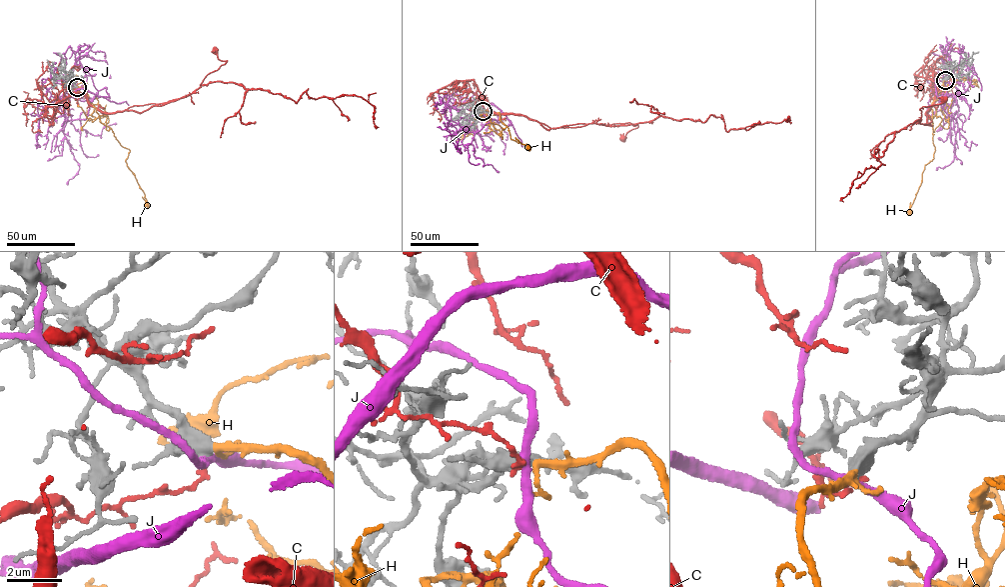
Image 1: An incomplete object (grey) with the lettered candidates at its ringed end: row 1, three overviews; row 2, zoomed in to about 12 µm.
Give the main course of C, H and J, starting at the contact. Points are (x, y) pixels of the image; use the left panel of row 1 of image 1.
C: (76, 87), (64, 92), (63, 102), (69, 89), (103, 112), (167, 102), (192, 94), (225, 63), (215, 51)
H: (77, 87), (86, 91), (99, 120), (112, 130), (119, 143), (129, 149), (125, 161), (144, 194), (147, 208)
J: (77, 87), (86, 93), (89, 110), (85, 119), (68, 120), (63, 129), (79, 168), (67, 184)

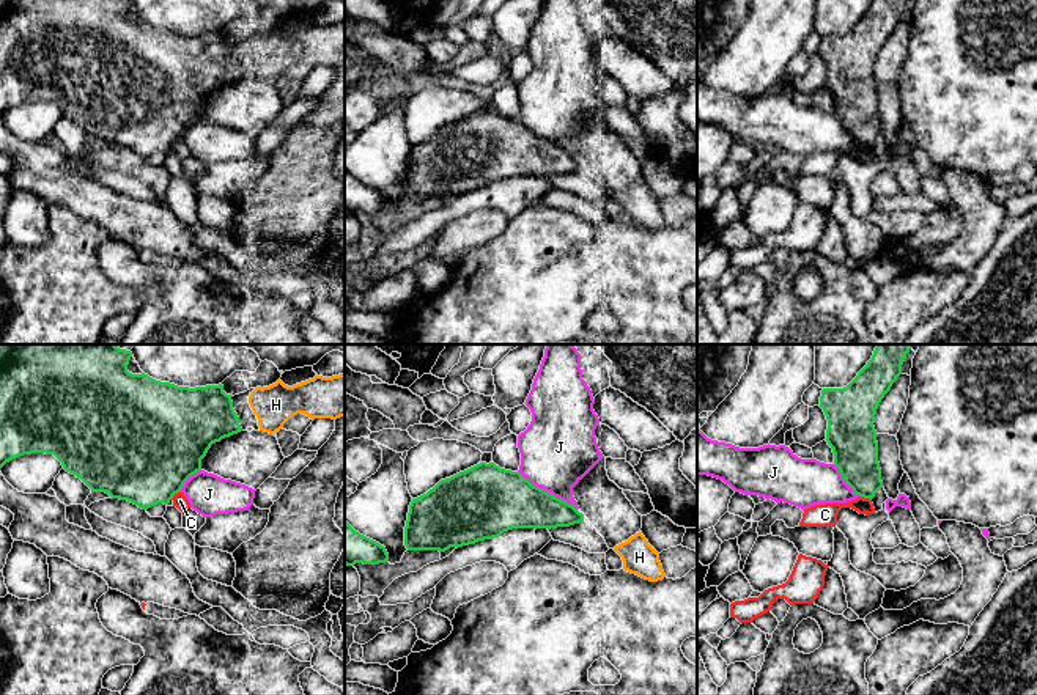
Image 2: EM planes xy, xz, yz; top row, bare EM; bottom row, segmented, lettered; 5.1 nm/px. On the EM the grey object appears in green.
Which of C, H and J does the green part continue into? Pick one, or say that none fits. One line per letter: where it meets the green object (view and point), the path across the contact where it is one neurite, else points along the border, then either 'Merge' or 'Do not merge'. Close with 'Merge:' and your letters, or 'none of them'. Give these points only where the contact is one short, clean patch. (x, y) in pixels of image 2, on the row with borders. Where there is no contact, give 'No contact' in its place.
C: Touches green at yz (866, 497). Boundary: yz (859, 496), (870, 500). Do not merge
H: No contact. Merge
J: Touches green at xz (548, 492). Do not merge
Merge: H

